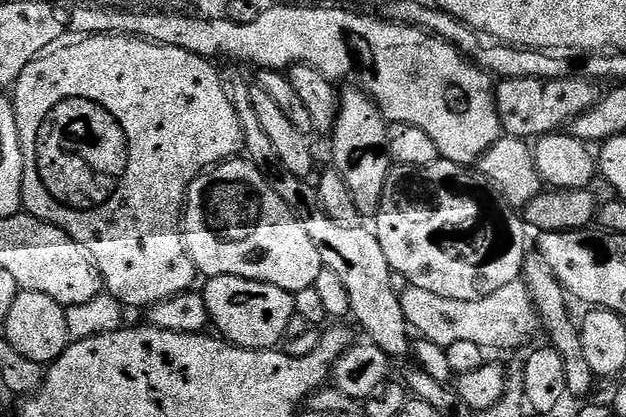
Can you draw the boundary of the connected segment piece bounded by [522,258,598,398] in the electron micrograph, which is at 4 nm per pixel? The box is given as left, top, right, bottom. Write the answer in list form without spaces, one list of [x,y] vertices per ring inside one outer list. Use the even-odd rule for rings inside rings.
[[[539,258],[525,259],[522,279],[532,295],[532,303],[536,306],[539,323],[548,331],[547,343],[558,354],[562,354],[562,362],[566,366],[568,396],[574,398],[574,396],[590,395],[592,387],[598,384],[598,377],[594,374],[594,370],[590,370],[586,362],[586,354],[582,354],[580,330],[577,321],[575,319],[572,321],[572,316],[568,313],[570,300],[564,287],[558,282],[558,278],[554,278],[554,272],[546,266],[544,260]]]

